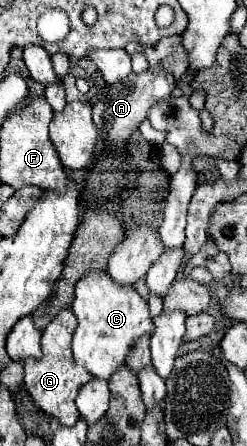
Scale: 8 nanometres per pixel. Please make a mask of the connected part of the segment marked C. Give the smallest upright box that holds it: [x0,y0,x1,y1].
[71,271,153,381]

